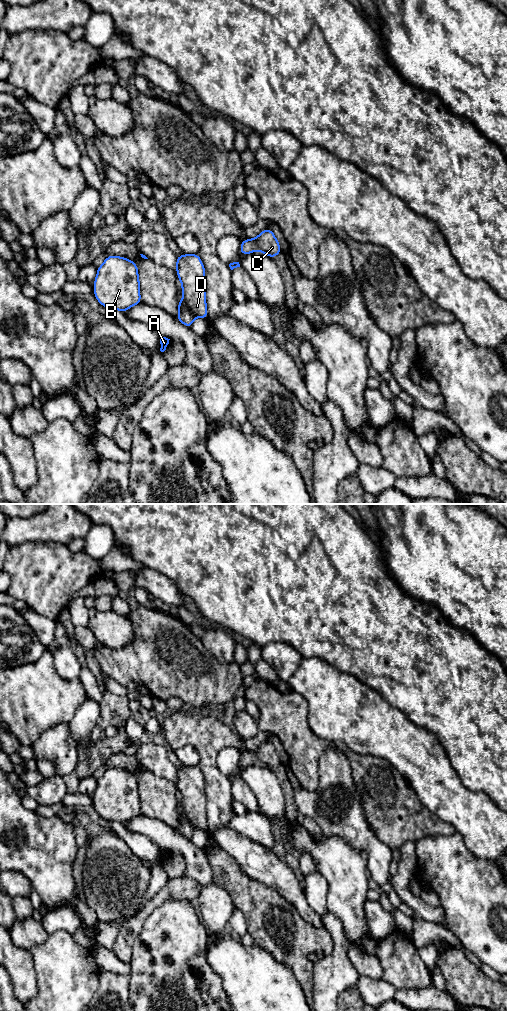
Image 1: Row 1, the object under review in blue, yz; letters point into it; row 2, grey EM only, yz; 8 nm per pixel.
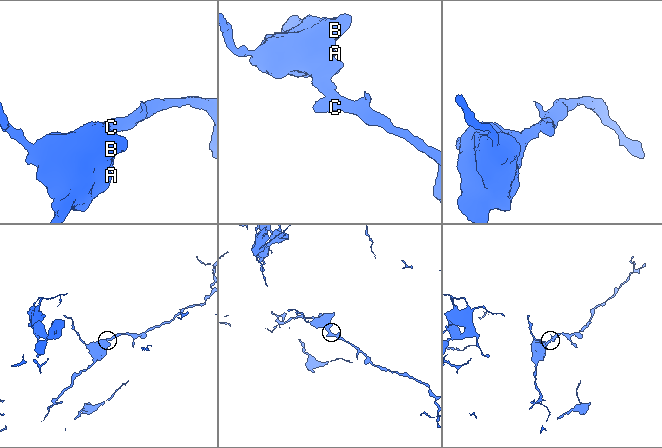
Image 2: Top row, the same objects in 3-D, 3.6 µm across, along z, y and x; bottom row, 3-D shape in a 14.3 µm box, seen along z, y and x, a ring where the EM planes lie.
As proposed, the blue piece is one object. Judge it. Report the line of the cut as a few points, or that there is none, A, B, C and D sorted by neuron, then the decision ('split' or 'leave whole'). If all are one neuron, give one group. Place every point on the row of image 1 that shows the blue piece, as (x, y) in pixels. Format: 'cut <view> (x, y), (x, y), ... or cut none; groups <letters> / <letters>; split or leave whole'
cut none; groups A B C D; leave whole

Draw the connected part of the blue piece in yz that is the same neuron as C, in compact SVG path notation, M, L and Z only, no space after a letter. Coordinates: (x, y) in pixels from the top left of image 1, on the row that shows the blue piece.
M268 228L263 229L254 239L247 238L240 242L241 255L252 254L255 250L273 259L282 252L275 234Z

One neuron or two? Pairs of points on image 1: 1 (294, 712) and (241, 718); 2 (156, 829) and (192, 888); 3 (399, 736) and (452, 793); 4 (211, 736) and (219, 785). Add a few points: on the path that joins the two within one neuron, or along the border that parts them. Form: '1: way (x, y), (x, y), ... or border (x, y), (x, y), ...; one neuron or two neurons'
1: border (257, 721), (257, 733), (244, 740); two neurons
2: border (184, 875), (193, 878), (202, 886); two neurons
3: way (411, 750), (440, 779); one neuron
4: way (210, 748), (211, 773); one neuron

